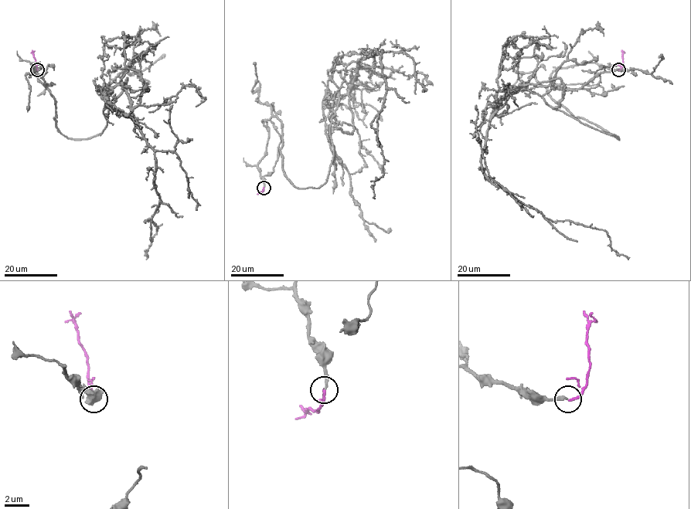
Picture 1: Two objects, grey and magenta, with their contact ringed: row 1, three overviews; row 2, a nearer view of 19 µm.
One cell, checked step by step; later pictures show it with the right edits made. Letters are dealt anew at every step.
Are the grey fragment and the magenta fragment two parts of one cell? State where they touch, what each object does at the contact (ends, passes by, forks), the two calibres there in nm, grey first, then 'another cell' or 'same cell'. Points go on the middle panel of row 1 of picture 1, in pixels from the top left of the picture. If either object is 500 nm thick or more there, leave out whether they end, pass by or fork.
at (263, 188); grey ends there; magenta ends there; 200 nm thick on the grey side, 180 nm on the other; another cell

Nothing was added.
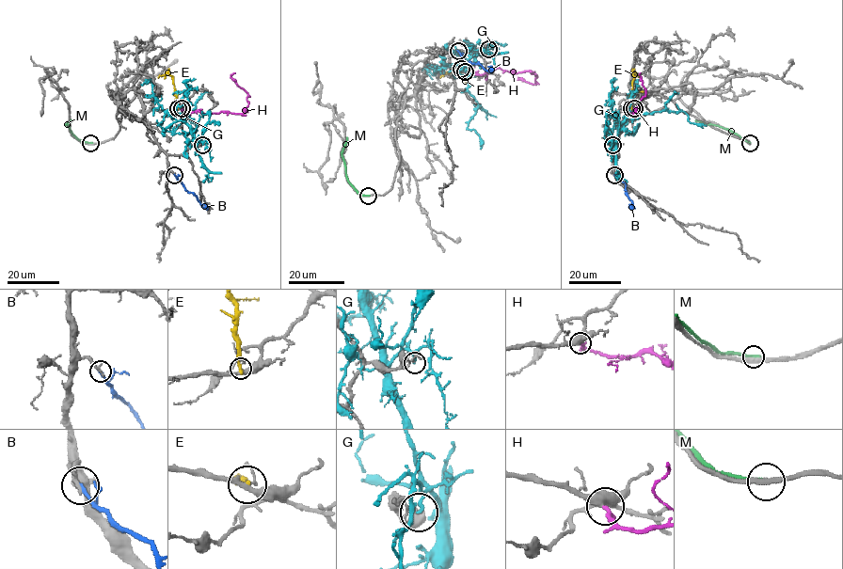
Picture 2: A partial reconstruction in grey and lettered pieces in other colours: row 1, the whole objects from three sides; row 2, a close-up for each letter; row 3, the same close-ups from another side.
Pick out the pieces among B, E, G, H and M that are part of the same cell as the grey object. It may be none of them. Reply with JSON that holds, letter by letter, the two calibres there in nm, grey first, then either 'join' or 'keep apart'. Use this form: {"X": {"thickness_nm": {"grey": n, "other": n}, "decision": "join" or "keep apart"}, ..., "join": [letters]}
{"B": {"thickness_nm": {"grey": 220, "other": 200}, "decision": "keep apart"}, "E": {"thickness_nm": {"grey": 240, "other": 260}, "decision": "keep apart"}, "G": {"thickness_nm": {"grey": 90, "other": 120}, "decision": "keep apart"}, "H": {"thickness_nm": {"grey": 500, "other": 260}, "decision": "join"}, "M": {"thickness_nm": {"grey": 280, "other": 260}, "decision": "keep apart"}, "join": ["H"]}

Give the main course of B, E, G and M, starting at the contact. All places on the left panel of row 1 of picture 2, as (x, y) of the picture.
B: (174, 175), (202, 204)
E: (178, 108), (172, 77), (167, 73), (158, 77)
G: (202, 145), (200, 141), (196, 144), (190, 127), (182, 118), (182, 114), (193, 110), (184, 111), (196, 126)
M: (90, 143), (83, 142), (72, 134), (67, 124), (71, 119)

